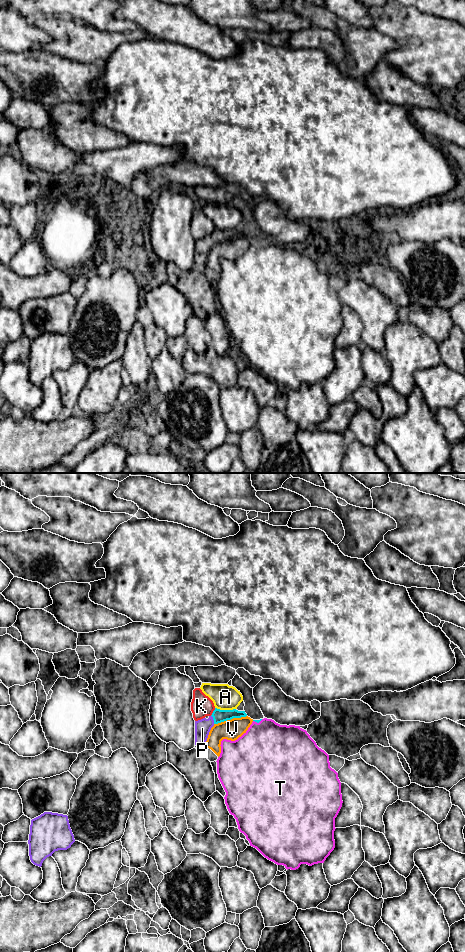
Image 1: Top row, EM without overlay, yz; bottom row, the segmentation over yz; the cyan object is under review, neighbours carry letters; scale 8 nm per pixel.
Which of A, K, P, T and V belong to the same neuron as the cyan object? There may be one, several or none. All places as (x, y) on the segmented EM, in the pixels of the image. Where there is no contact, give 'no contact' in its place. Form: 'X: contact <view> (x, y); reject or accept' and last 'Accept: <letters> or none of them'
A: contact yz (225, 710); reject
K: contact yz (213, 712); reject
P: contact yz (213, 719); accept
T: contact yz (257, 722); reject
V: contact yz (230, 719); reject
Accept: P

